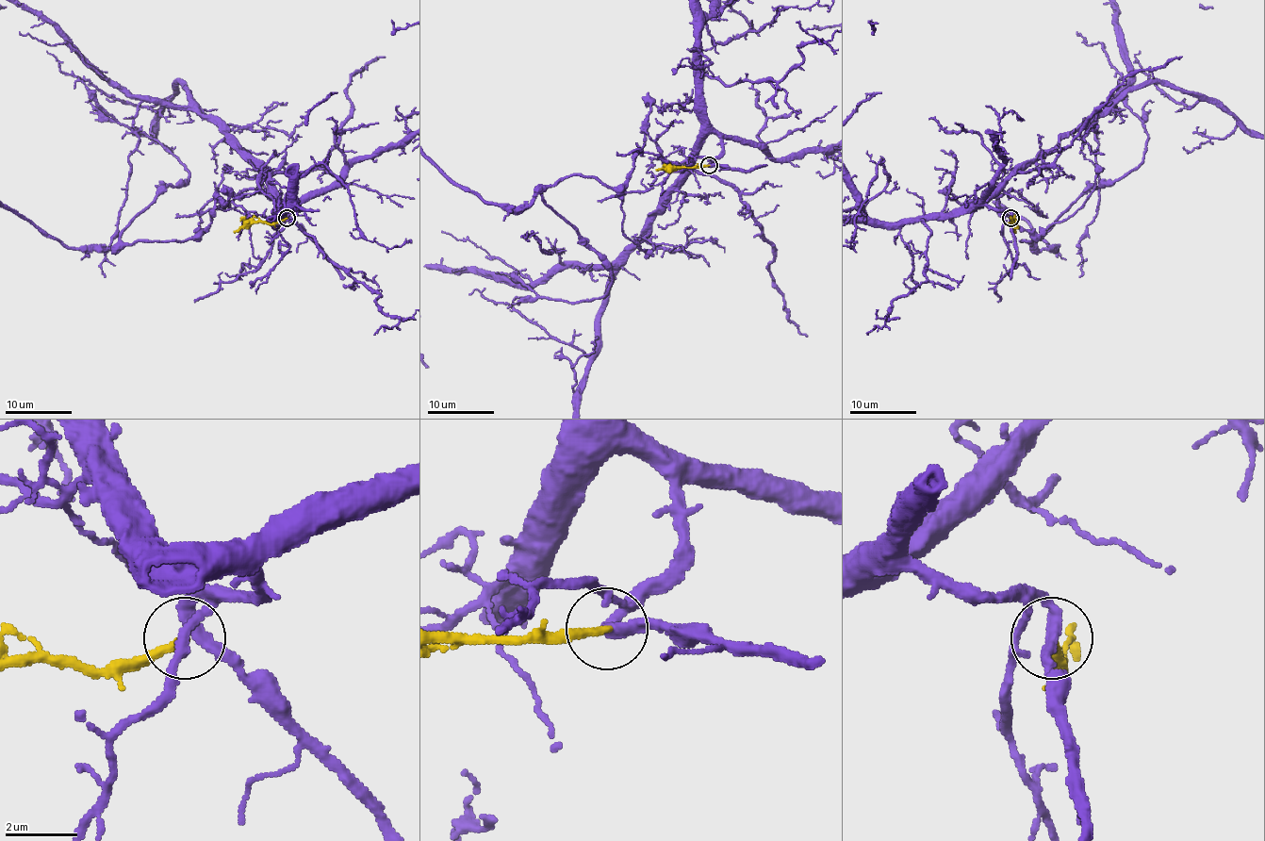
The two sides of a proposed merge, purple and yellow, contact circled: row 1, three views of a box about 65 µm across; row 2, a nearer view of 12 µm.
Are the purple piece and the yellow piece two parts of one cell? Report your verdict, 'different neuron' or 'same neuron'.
different neuron

